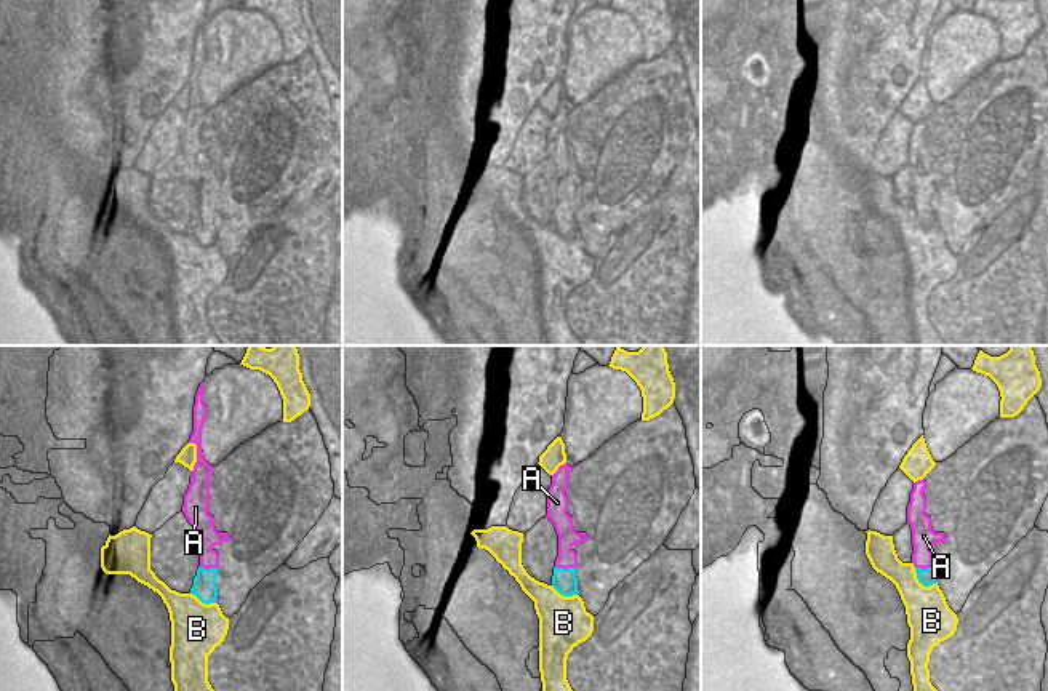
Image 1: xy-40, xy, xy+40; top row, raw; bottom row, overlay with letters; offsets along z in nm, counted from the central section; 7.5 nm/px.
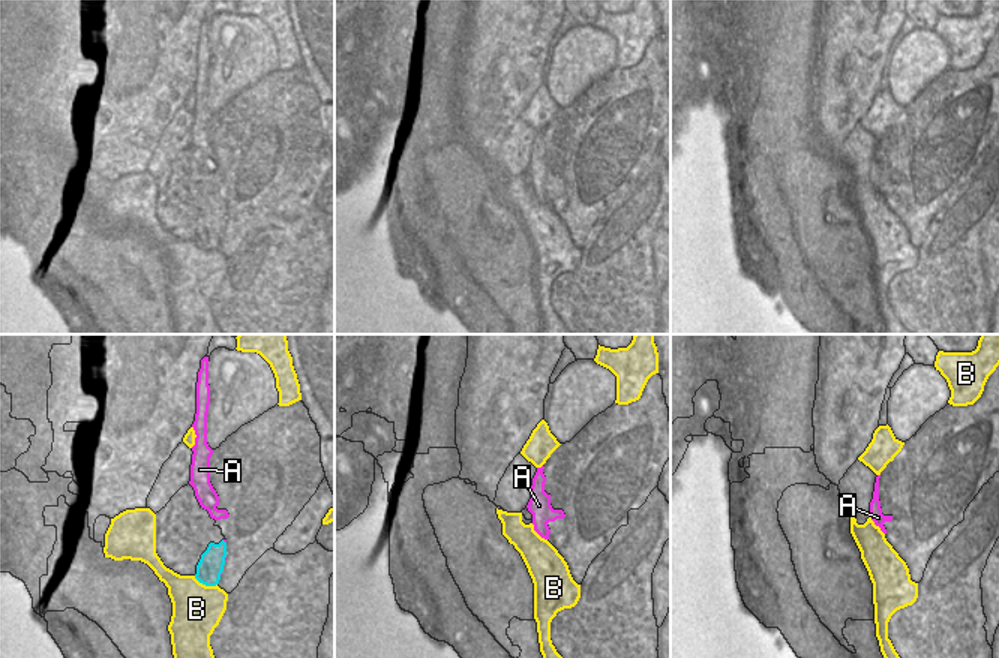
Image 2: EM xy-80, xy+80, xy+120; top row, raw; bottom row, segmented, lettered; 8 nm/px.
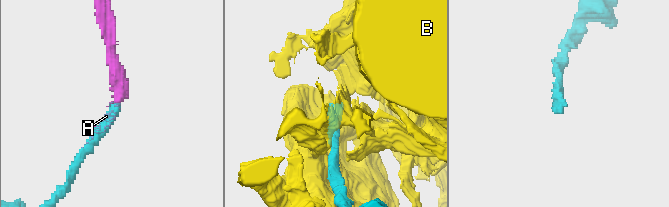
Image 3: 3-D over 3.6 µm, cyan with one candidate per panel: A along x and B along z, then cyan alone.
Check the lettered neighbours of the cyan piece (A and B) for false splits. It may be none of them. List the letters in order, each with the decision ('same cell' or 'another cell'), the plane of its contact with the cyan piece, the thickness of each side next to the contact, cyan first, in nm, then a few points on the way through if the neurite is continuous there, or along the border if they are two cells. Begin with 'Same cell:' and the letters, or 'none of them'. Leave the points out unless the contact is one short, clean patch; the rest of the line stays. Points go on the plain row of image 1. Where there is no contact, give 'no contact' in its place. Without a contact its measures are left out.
Same cell: A
A: same cell; meets cyan in xy; 190 nm thick on the cyan side, 150 nm on the other
B: another cell; meets cyan in xy+40; 130 nm thick on the cyan side, 340 nm on the other

